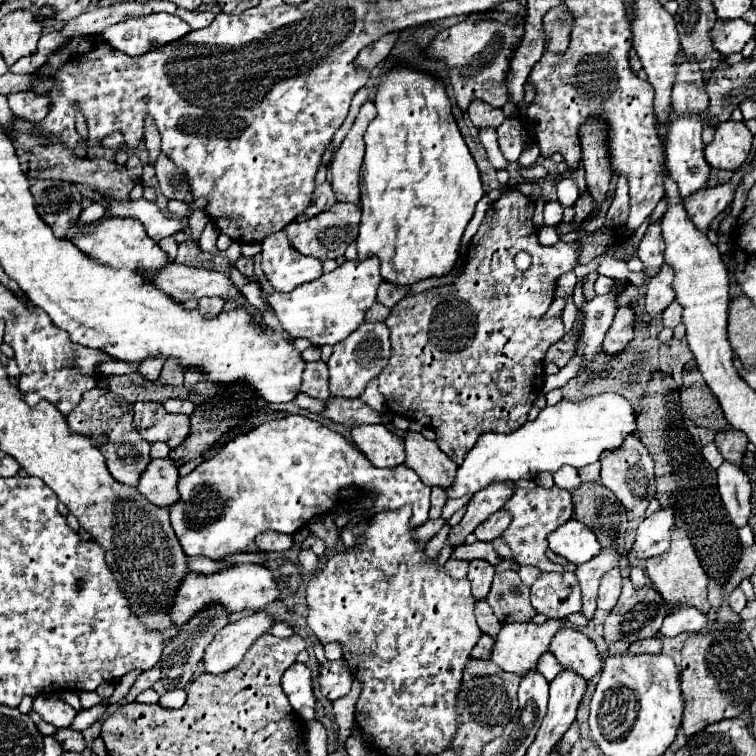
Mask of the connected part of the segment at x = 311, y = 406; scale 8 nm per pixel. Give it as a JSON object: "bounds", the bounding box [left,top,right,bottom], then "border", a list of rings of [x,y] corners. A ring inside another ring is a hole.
{"bounds":[295,392,325,413],"border":[[[300,392],[296,398],[295,398],[295,403],[302,409],[306,409],[311,413],[322,413],[325,404],[322,401],[317,401],[316,403],[316,399],[315,398],[311,398],[308,395],[306,395],[305,393]]]}

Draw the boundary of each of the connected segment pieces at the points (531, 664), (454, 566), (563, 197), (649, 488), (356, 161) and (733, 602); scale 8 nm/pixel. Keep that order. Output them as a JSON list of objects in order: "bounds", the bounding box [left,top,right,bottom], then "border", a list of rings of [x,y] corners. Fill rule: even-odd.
[{"bounds":[492,619,562,675],"border":[[[548,619],[542,625],[536,623],[504,623],[498,631],[492,647],[492,661],[518,675],[536,669],[536,661],[548,651],[552,635],[562,627],[562,621]]]},{"bounds":[444,559,468,579],"border":[[[448,559],[444,563],[444,569],[448,571],[448,575],[456,577],[456,579],[464,579],[466,577],[466,569],[468,569],[468,561],[458,561],[458,559]]]},{"bounds":[558,179,578,207],"border":[[[562,179],[558,183],[558,203],[562,207],[572,207],[576,199],[578,199],[578,187],[574,179]]]},{"bounds":[600,435,656,517],"border":[[[628,435],[628,439],[624,439],[624,447],[620,447],[620,451],[604,451],[604,455],[600,455],[600,463],[602,463],[600,483],[608,487],[628,511],[632,511],[636,517],[644,517],[648,501],[656,495],[656,483],[654,461],[648,455],[648,449],[640,443],[640,439],[636,435]]]},{"bounds":[330,101,376,205],"border":[[[366,101],[360,107],[360,113],[336,151],[330,171],[332,171],[332,189],[338,201],[350,201],[354,205],[360,203],[360,165],[364,157],[364,133],[368,123],[376,117],[376,107],[372,101]]]},{"bounds":[728,589,746,613],"border":[[[734,589],[732,595],[730,595],[730,599],[728,599],[728,603],[730,603],[732,611],[740,613],[740,611],[746,607],[746,597],[744,597],[744,593],[742,593],[740,589]]]}]

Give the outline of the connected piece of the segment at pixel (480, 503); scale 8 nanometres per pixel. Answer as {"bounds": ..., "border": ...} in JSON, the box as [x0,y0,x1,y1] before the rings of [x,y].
{"bounds":[448,483,514,547],"border":[[[492,483],[492,487],[478,491],[472,497],[462,521],[456,527],[450,527],[450,531],[448,531],[450,547],[458,547],[460,543],[464,543],[466,535],[470,535],[476,529],[476,525],[482,523],[486,517],[490,517],[492,513],[502,509],[502,505],[508,501],[508,497],[512,493],[514,493],[512,483]]]}

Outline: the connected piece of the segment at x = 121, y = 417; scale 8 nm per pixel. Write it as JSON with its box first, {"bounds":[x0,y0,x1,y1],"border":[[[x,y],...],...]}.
{"bounds":[66,387,150,485],"border":[[[94,387],[94,389],[90,389],[90,391],[86,391],[82,395],[80,405],[66,419],[68,419],[68,427],[74,433],[90,437],[92,441],[96,441],[96,447],[100,449],[100,453],[106,459],[110,475],[118,483],[136,485],[140,473],[150,463],[150,455],[148,455],[150,443],[146,443],[144,439],[140,439],[140,435],[132,427],[132,417],[126,411],[128,411],[128,403],[124,403],[124,401],[116,403],[106,389]]]}

